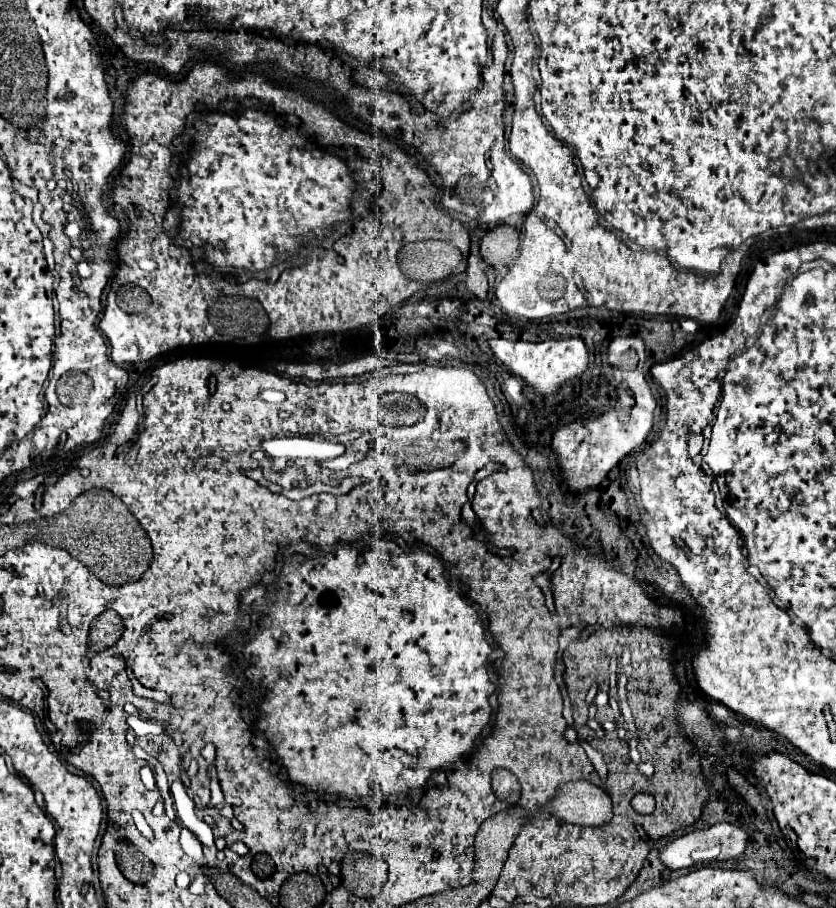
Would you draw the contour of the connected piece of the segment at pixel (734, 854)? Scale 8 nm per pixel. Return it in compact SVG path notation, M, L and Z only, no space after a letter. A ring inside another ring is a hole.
M714 824L704 830L688 832L672 842L668 842L662 852L660 860L668 870L680 870L680 868L691 868L698 865L708 865L711 860L732 860L740 858L748 846L748 834L734 824Z

